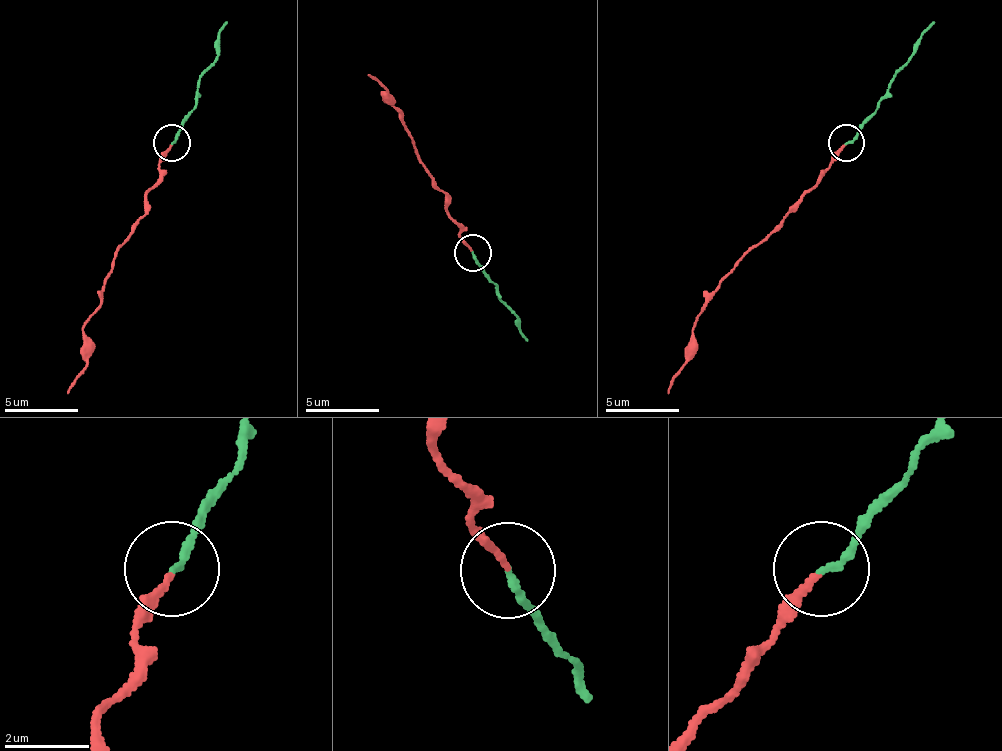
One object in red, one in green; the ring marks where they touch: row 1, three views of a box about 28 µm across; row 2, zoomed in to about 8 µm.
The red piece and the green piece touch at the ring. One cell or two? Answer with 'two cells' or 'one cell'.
two cells

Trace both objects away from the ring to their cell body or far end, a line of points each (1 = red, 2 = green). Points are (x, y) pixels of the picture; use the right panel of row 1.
1: (845, 145), (819, 182), (720, 284), (691, 328), (691, 358), (669, 394)
2: (845, 142), (878, 105), (893, 76), (907, 61), (918, 39), (933, 21)

